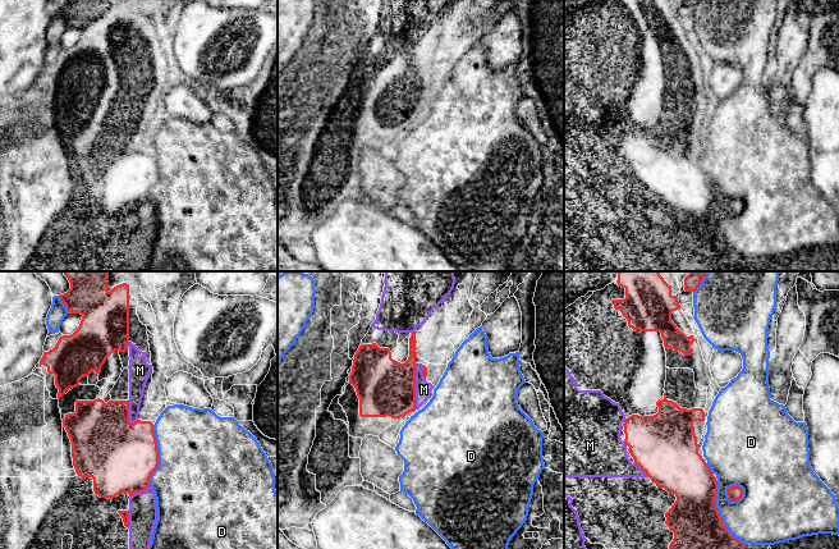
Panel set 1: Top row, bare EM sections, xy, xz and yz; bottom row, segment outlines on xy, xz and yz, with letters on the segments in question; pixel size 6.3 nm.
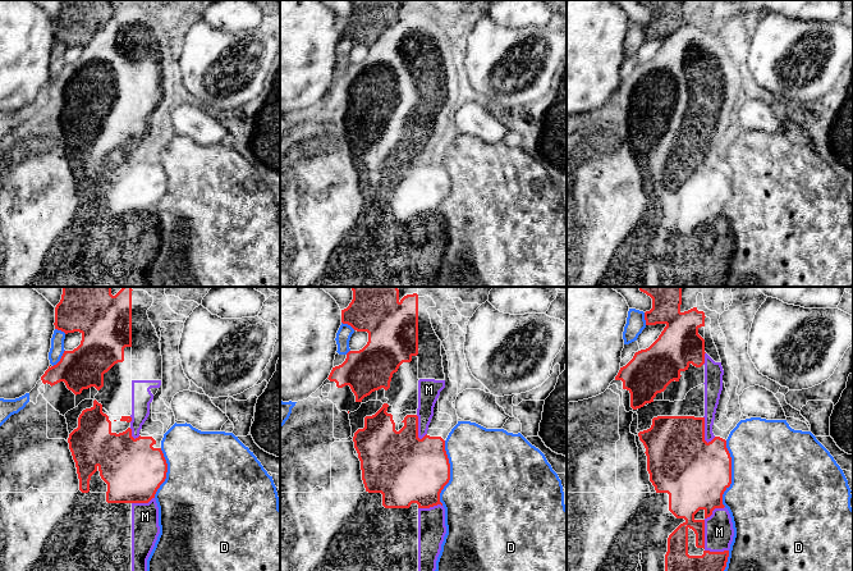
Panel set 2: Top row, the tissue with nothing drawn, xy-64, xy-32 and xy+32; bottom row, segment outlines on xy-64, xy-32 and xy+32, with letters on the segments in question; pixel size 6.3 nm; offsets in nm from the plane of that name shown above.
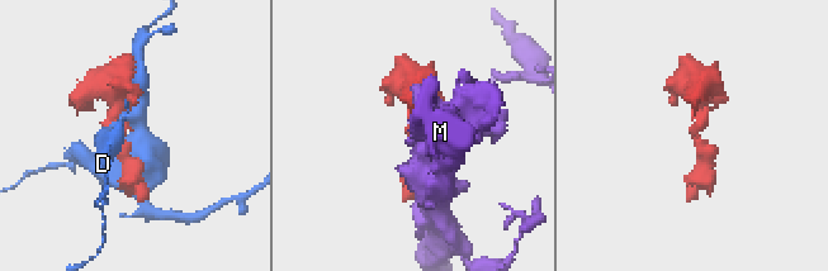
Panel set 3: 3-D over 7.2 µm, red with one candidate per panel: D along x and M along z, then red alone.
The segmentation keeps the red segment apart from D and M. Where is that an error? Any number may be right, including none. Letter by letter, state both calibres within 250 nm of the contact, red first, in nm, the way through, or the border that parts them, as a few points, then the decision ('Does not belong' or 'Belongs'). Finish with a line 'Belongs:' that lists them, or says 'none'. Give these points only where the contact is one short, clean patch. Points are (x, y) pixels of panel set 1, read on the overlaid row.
D: Thickness 320 nm (red) against 320 nm. Does not belong
M: Thickness 360 nm (red) against 100 nm. Does not belong
Belongs: none

